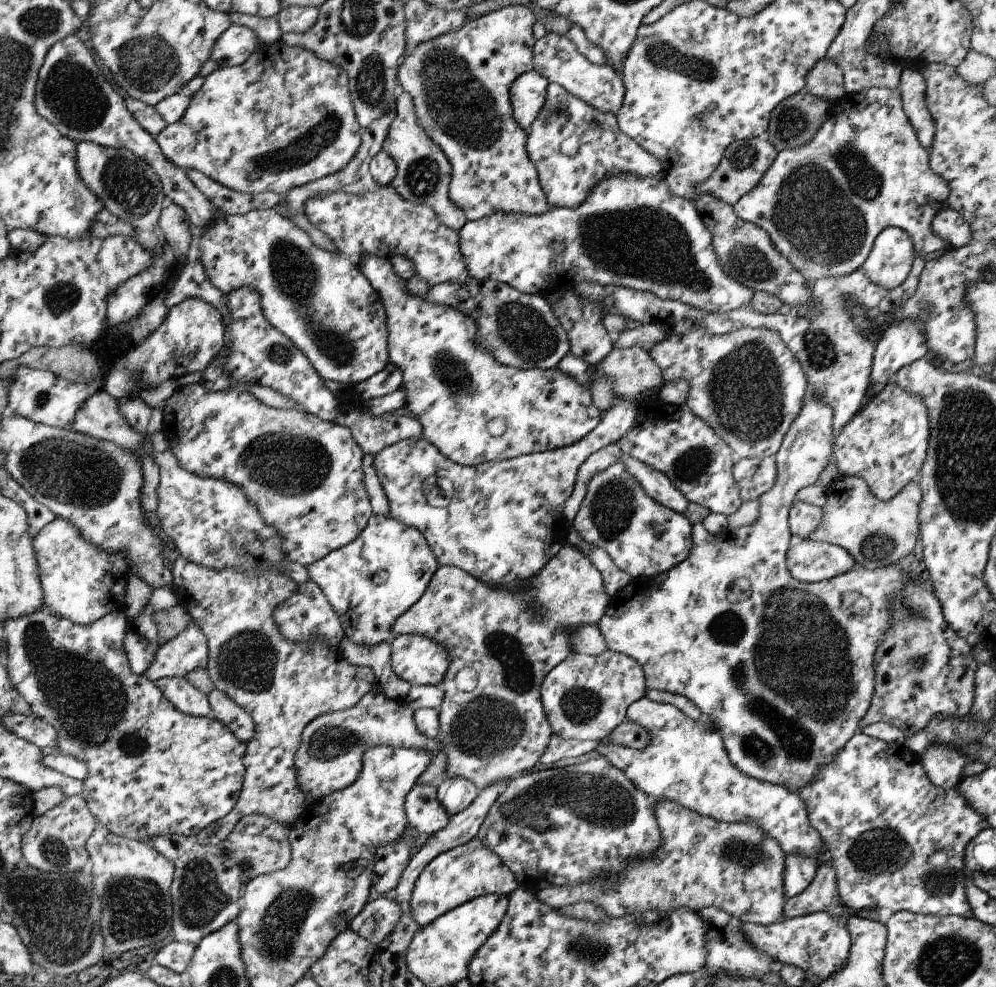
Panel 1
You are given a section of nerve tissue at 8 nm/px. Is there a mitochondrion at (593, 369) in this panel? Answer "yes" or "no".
no

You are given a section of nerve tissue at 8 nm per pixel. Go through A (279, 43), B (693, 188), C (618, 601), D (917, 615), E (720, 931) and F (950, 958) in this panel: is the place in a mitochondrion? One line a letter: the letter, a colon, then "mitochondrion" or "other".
A: other
B: other
C: other
D: mitochondrion
E: other
F: mitochondrion

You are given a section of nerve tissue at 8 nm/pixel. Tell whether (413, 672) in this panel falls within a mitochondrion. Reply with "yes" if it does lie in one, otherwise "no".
no

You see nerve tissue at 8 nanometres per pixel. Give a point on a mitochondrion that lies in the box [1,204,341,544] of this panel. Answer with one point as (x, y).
(79, 475)

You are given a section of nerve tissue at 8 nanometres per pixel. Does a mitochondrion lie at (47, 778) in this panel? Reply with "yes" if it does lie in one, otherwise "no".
no

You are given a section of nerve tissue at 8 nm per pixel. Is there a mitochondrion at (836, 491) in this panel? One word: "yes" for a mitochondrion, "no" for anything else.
no

